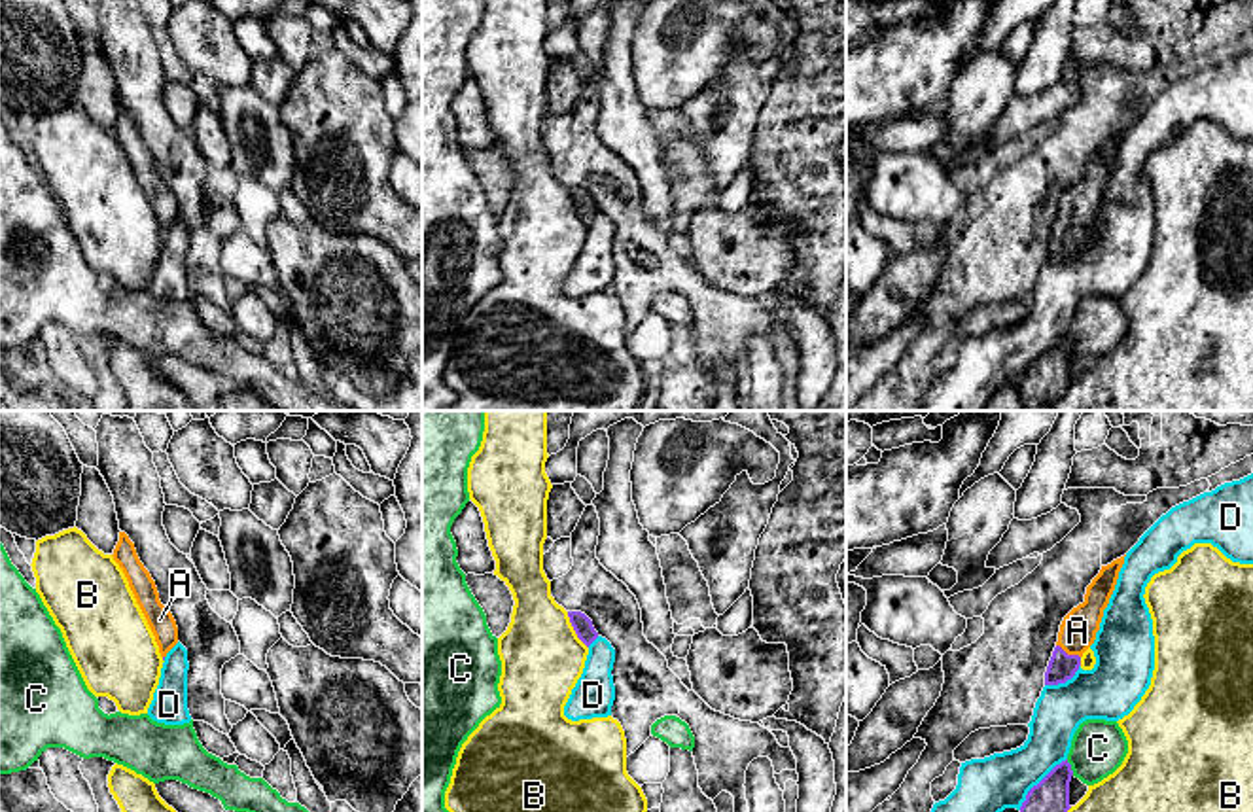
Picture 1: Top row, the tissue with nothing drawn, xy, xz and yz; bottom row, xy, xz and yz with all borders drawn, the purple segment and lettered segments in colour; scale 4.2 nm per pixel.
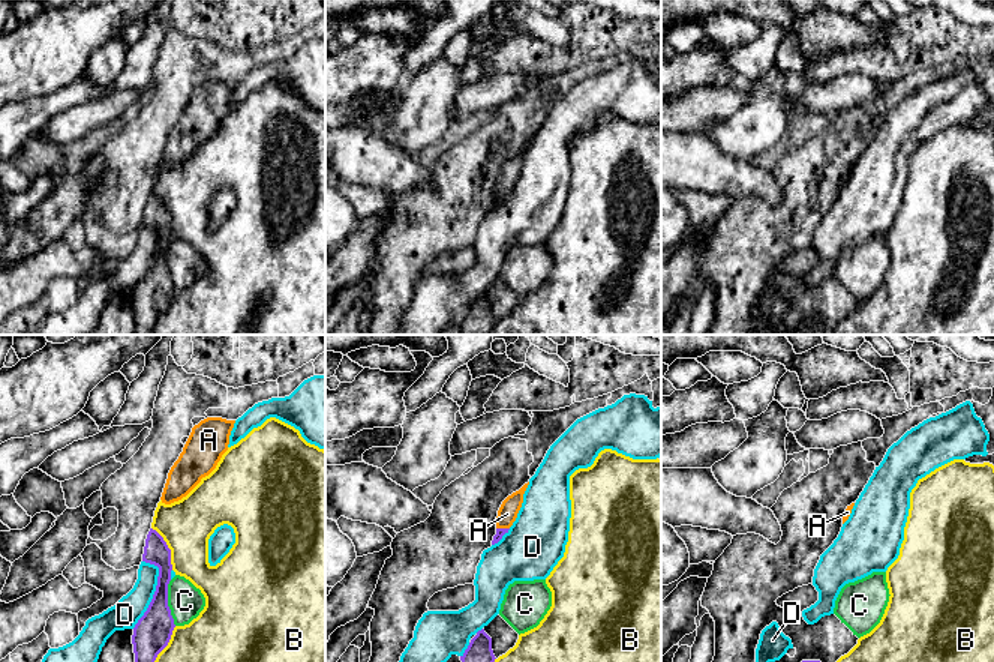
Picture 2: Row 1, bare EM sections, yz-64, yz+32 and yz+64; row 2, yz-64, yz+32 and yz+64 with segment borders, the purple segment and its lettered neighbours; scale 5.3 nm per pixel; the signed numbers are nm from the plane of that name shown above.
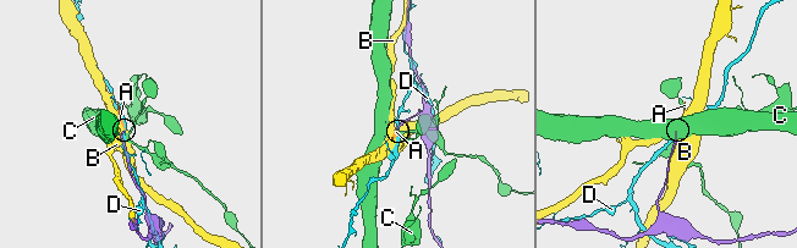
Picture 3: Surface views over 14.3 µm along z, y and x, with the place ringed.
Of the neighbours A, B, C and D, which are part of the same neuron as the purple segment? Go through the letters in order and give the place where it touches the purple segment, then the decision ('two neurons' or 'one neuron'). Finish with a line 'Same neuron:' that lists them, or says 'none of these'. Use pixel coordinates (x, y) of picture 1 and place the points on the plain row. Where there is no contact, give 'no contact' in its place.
A: yz (1066, 229) | one neuron
B: xz (574, 205) | two neurons
C: yz (1070, 343) | two neurons
D: yz (1040, 358) | two neurons
Same neuron: A

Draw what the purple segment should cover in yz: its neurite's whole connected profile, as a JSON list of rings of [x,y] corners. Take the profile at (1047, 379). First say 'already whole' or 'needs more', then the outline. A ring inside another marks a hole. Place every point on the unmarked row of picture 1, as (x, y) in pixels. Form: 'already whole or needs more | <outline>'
already whole | [[[1066,335],[1028,367],[1020,382],[1024,411],[1050,411],[1068,390],[1071,352],[1071,341]]]

